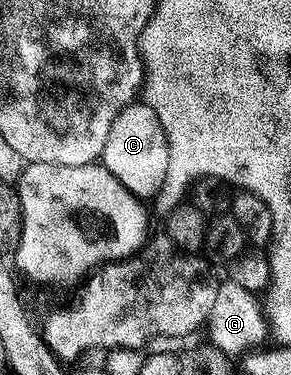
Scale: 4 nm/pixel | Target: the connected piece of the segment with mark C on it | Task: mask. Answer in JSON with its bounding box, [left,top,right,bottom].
[101,103,169,198]

